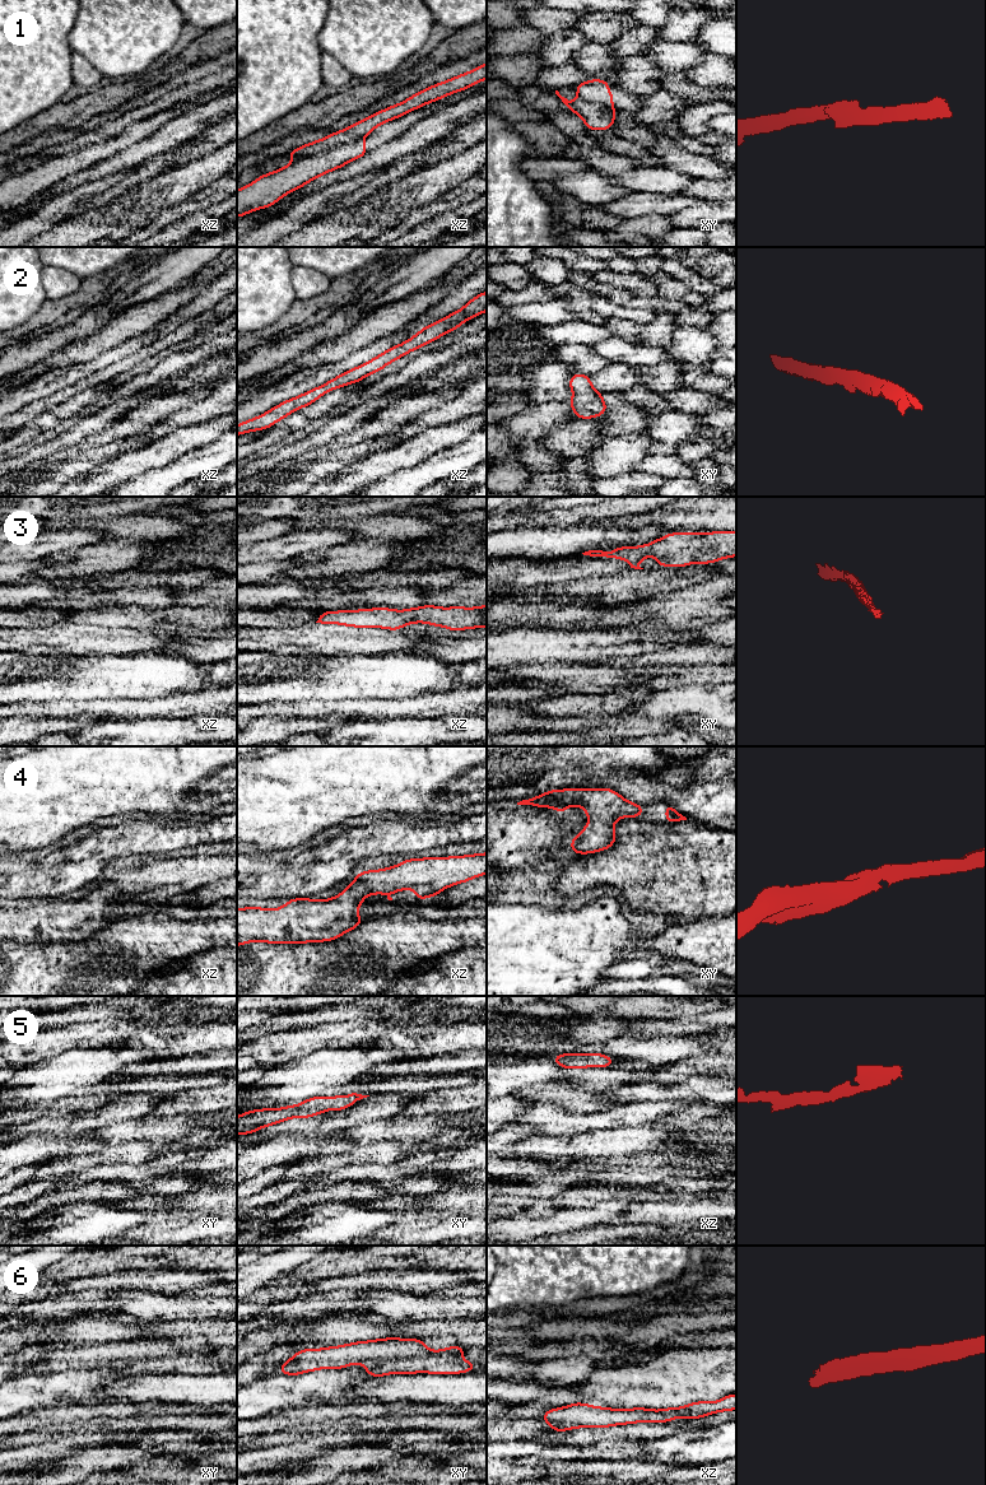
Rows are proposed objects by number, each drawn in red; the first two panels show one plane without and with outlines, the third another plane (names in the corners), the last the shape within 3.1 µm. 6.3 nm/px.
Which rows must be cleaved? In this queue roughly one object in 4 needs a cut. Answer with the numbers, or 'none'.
1

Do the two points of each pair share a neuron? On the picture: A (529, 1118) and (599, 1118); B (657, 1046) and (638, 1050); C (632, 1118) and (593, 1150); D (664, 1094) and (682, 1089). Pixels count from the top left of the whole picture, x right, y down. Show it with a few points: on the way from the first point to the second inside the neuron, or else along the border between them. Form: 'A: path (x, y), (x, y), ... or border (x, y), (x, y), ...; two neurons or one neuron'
A: path (547, 1120), (581, 1121); one neuron
B: path (652, 1050), (643, 1050); one neuron
C: border (652, 1121), (594, 1130); two neurons
D: path (668, 1092), (678, 1092); one neuron

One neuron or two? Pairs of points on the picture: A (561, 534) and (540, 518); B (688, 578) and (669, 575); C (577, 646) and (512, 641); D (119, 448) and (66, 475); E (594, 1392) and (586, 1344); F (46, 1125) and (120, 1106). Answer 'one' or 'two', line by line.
A: two
B: one
C: one
D: one
E: two
F: one

